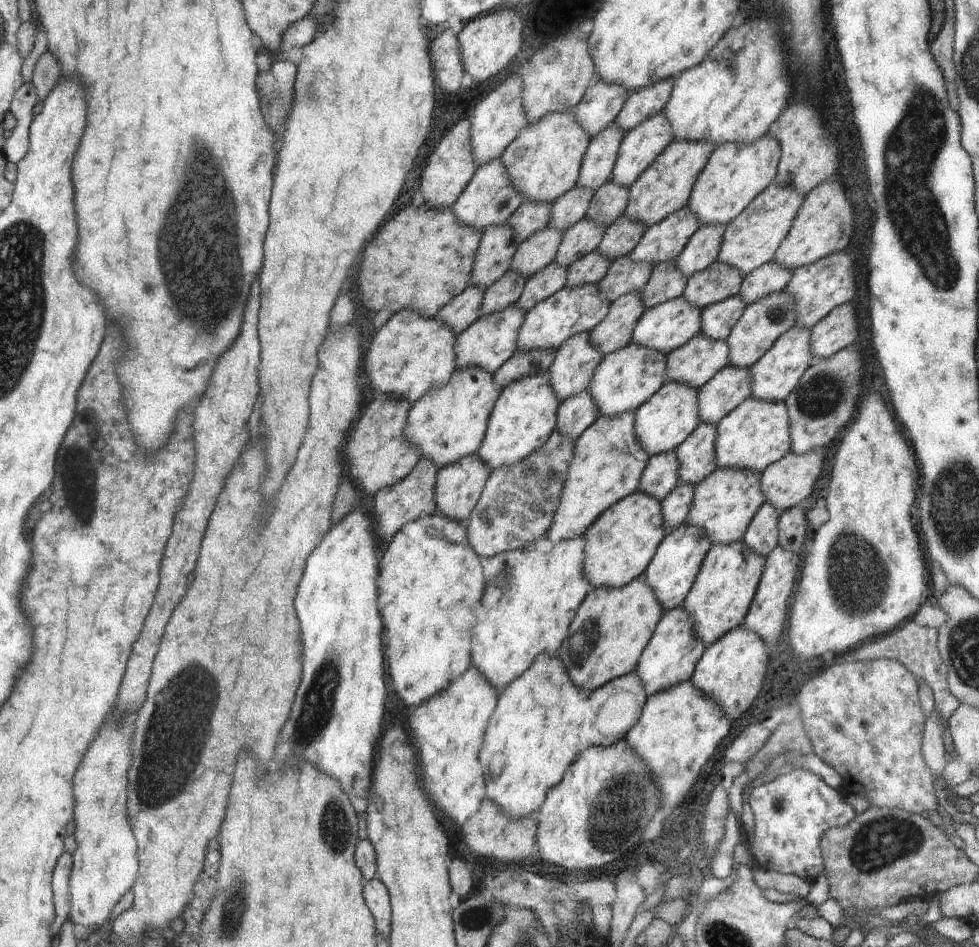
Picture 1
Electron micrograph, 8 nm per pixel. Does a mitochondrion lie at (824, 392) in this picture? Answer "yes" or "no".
yes

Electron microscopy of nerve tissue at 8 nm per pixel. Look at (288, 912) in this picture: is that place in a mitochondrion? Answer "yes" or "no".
no

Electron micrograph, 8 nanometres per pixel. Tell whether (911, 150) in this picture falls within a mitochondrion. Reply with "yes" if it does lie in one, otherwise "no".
yes

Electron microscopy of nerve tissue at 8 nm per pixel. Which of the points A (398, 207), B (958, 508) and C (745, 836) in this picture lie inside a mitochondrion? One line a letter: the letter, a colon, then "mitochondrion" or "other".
A: other
B: mitochondrion
C: other

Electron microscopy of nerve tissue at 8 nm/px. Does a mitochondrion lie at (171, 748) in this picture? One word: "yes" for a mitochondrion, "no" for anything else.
yes

